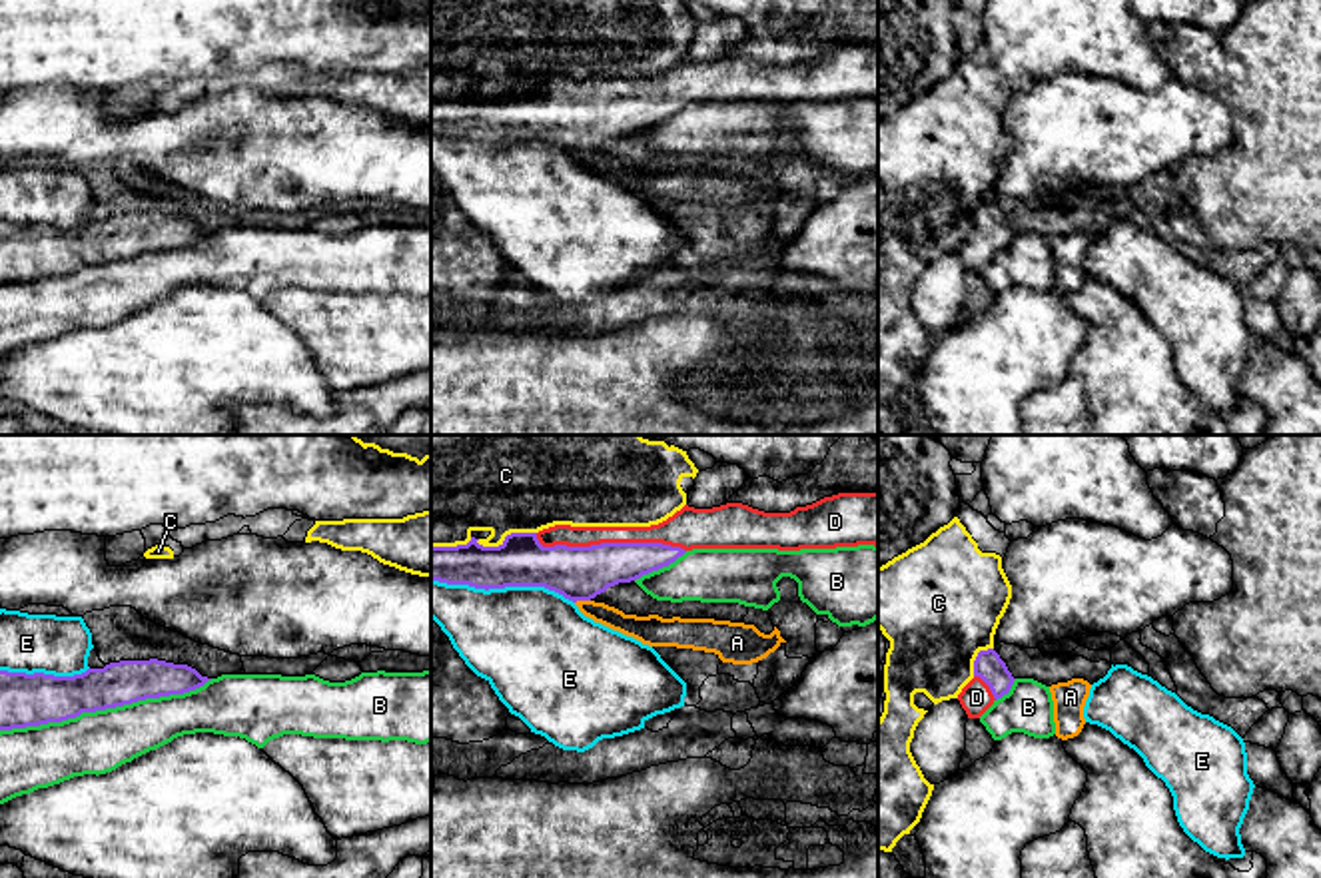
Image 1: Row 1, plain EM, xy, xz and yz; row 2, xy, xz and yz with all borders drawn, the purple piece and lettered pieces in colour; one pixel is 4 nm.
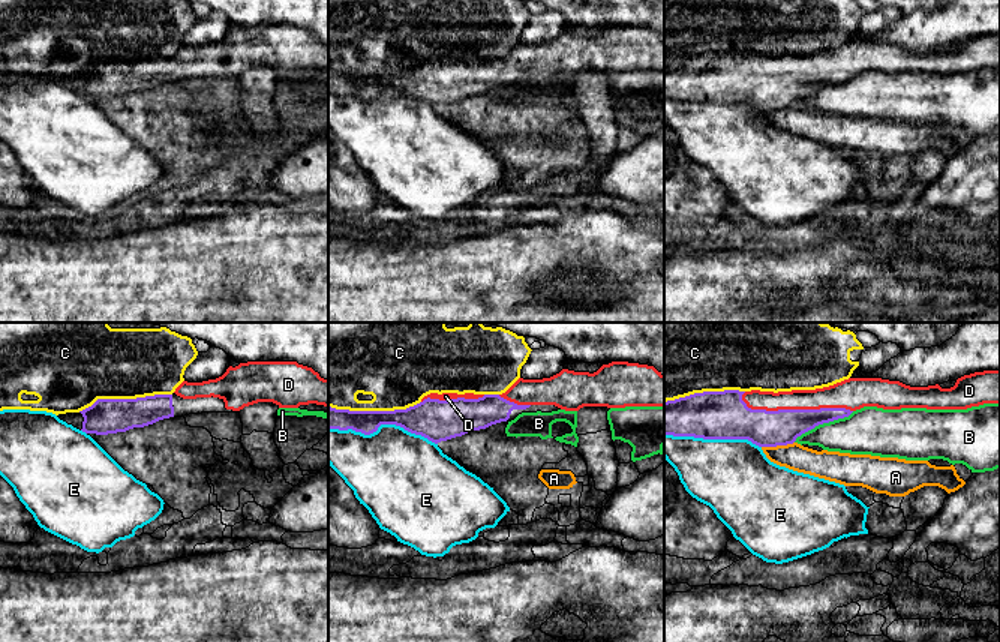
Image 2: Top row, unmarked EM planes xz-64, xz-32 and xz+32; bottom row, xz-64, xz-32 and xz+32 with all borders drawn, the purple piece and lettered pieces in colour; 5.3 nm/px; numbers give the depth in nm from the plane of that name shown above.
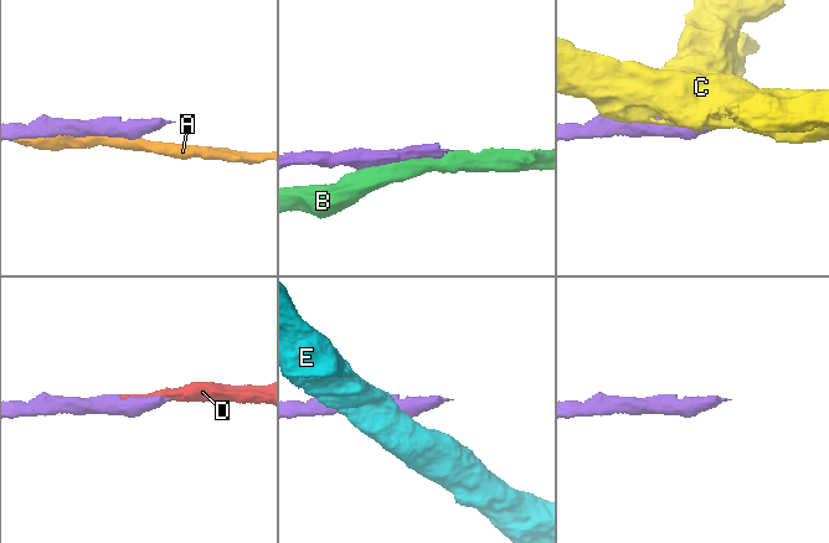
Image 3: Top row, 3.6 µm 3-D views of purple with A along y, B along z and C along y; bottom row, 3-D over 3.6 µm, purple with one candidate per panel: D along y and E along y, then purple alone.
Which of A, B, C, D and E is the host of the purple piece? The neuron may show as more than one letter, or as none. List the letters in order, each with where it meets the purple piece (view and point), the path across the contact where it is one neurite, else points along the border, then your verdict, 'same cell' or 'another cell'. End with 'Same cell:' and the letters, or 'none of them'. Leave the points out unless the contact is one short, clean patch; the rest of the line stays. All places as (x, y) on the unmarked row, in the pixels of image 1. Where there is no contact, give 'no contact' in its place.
A: meets purple in xz at (581, 152); another cell
B: meets purple in xy at (106, 260); another cell
C: meets purple in xz at (505, 90); another cell
D: meets purple in xz at (609, 96); same cell
E: meets purple in xz at (503, 140); another cell
Same cell: D

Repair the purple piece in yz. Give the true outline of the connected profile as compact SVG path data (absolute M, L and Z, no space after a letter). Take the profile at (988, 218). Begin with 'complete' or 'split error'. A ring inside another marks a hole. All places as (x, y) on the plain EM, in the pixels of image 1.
split error; M994 202L980 204L974 214L974 231L958 247L968 271L980 271L998 251L1010 245L1014 233Z

